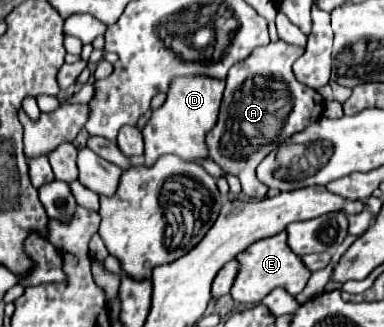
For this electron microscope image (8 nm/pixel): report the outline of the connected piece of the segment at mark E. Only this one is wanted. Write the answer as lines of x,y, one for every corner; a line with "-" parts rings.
285,232
253,242
247,250
239,252
235,260
239,262
239,270
231,288
231,296
235,302
241,304
259,304
277,286
285,288
289,294
299,294
305,288
307,280
311,278
311,272
303,266
299,256
291,254

